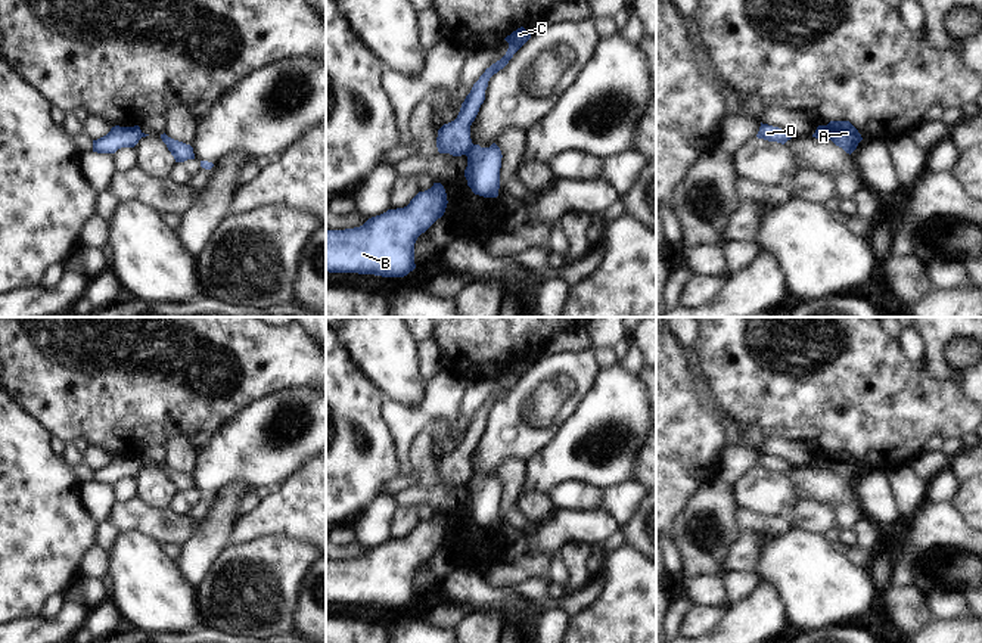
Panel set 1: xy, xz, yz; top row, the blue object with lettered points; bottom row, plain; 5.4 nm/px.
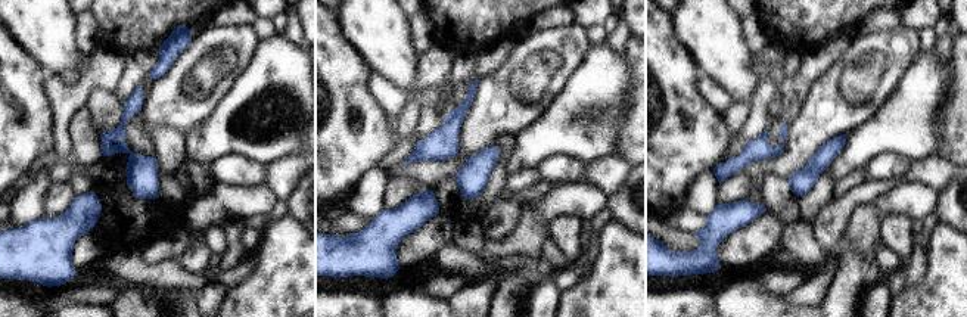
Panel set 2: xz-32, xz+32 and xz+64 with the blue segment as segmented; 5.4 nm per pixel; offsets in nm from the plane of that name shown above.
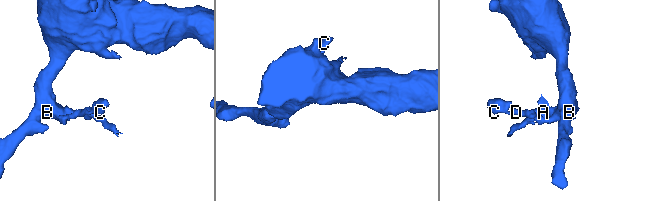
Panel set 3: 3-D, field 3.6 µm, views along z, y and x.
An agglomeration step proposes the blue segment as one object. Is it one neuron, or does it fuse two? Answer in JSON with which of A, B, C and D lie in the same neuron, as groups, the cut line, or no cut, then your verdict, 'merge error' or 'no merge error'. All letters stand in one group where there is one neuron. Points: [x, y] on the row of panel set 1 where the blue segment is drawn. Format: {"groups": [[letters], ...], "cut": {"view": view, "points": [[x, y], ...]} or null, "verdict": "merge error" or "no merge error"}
{"groups": [["A"], ["B", "C", "D"]], "cut": {"view": "xz", "points": [[472, 143], [465, 154]]}, "verdict": "merge error"}

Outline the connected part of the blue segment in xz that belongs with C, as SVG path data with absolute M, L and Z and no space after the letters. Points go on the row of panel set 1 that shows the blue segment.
M518 28L504 40L509 43L506 55L492 63L479 80L473 84L470 93L462 103L457 118L448 124L444 124L438 130L436 147L439 153L450 153L453 156L466 155L470 149L470 125L475 121L481 105L485 100L485 90L488 87L490 78L503 69L513 55L531 38L531 34L523 28Z

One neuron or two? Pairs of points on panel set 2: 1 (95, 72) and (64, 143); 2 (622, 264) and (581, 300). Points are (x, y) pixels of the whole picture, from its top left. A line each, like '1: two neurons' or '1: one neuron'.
1: one neuron
2: one neuron

